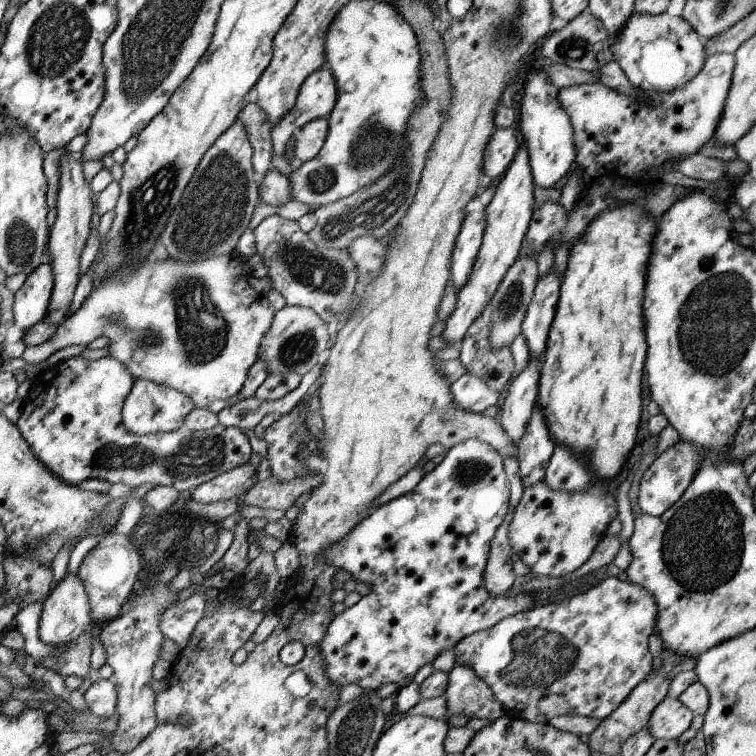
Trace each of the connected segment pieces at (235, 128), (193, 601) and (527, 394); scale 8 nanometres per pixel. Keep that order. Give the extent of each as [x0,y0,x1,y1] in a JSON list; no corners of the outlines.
[[162,121,258,262],[160,590,206,648],[497,356,543,443]]

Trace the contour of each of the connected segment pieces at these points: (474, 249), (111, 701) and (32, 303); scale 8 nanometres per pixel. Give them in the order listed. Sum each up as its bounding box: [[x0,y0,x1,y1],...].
[[451,209,486,294],[86,679,116,719],[12,263,53,334]]

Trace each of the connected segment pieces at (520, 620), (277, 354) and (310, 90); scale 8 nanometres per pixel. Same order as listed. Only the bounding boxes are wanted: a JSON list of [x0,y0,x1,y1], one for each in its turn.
[[454,577,657,724],[259,306,329,376],[272,66,338,156]]

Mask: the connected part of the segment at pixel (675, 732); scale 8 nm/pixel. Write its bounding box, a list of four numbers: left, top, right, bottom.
[647,695,694,740]

